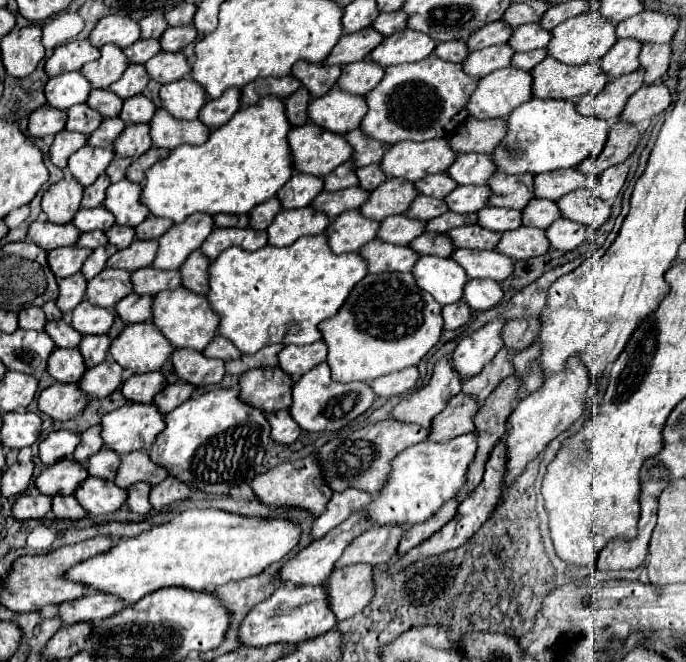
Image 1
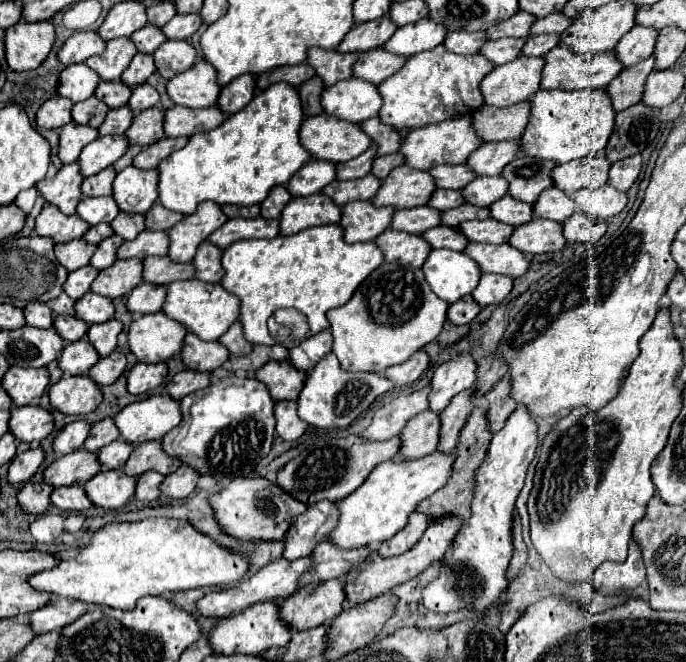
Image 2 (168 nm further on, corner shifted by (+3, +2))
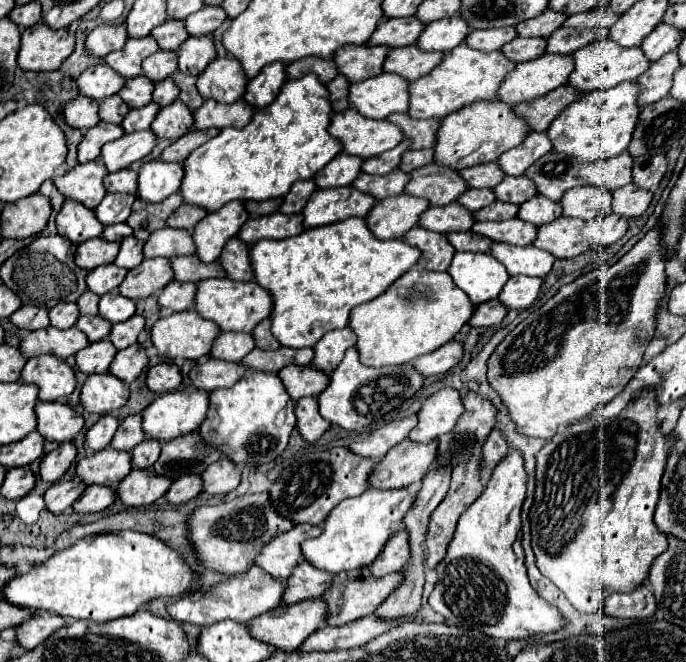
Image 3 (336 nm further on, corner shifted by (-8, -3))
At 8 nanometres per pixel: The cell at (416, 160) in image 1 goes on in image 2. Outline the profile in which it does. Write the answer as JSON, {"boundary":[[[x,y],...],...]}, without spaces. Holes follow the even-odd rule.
{"boundary":[[[458,115],[456,119],[446,119],[444,123],[430,123],[428,127],[418,127],[412,129],[400,149],[400,153],[406,157],[406,165],[414,169],[432,169],[436,165],[456,165],[456,163],[466,163],[468,155],[476,151],[484,139],[480,141],[480,135],[476,135],[472,127],[472,117],[468,115]]]}

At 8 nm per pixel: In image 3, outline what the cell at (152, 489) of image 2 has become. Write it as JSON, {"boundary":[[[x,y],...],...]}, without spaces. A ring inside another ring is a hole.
{"boundary":[[[197,474],[195,476],[181,476],[181,478],[173,480],[171,488],[165,492],[165,500],[169,504],[177,506],[177,504],[183,504],[183,502],[195,498],[199,492],[201,492],[201,480]]]}

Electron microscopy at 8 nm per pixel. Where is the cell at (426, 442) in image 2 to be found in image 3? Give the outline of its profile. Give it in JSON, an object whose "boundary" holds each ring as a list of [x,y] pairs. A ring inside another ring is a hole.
{"boundary":[[[409,438],[399,442],[387,456],[375,466],[369,482],[375,488],[401,488],[419,482],[429,466],[435,462],[437,440],[429,444],[411,442]]]}

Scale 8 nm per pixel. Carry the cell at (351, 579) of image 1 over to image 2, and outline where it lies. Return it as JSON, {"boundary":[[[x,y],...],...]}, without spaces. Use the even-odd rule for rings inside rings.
{"boundary":[[[340,579],[312,583],[296,591],[280,603],[284,623],[292,623],[296,631],[306,631],[340,615],[344,603],[344,585]]]}

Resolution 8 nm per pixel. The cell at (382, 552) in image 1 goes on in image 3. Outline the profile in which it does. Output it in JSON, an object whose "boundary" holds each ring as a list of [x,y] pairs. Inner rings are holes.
{"boundary":[[[303,560],[287,580],[287,590],[283,594],[285,604],[295,604],[309,598],[319,598],[327,588],[331,588],[333,574],[315,568],[311,562]]]}

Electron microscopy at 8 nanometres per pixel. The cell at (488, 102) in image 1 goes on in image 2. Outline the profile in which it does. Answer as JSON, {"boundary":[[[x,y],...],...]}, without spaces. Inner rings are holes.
{"boundary":[[[518,57],[506,65],[494,67],[480,83],[484,103],[494,107],[508,107],[530,99],[540,89],[542,57]]]}

